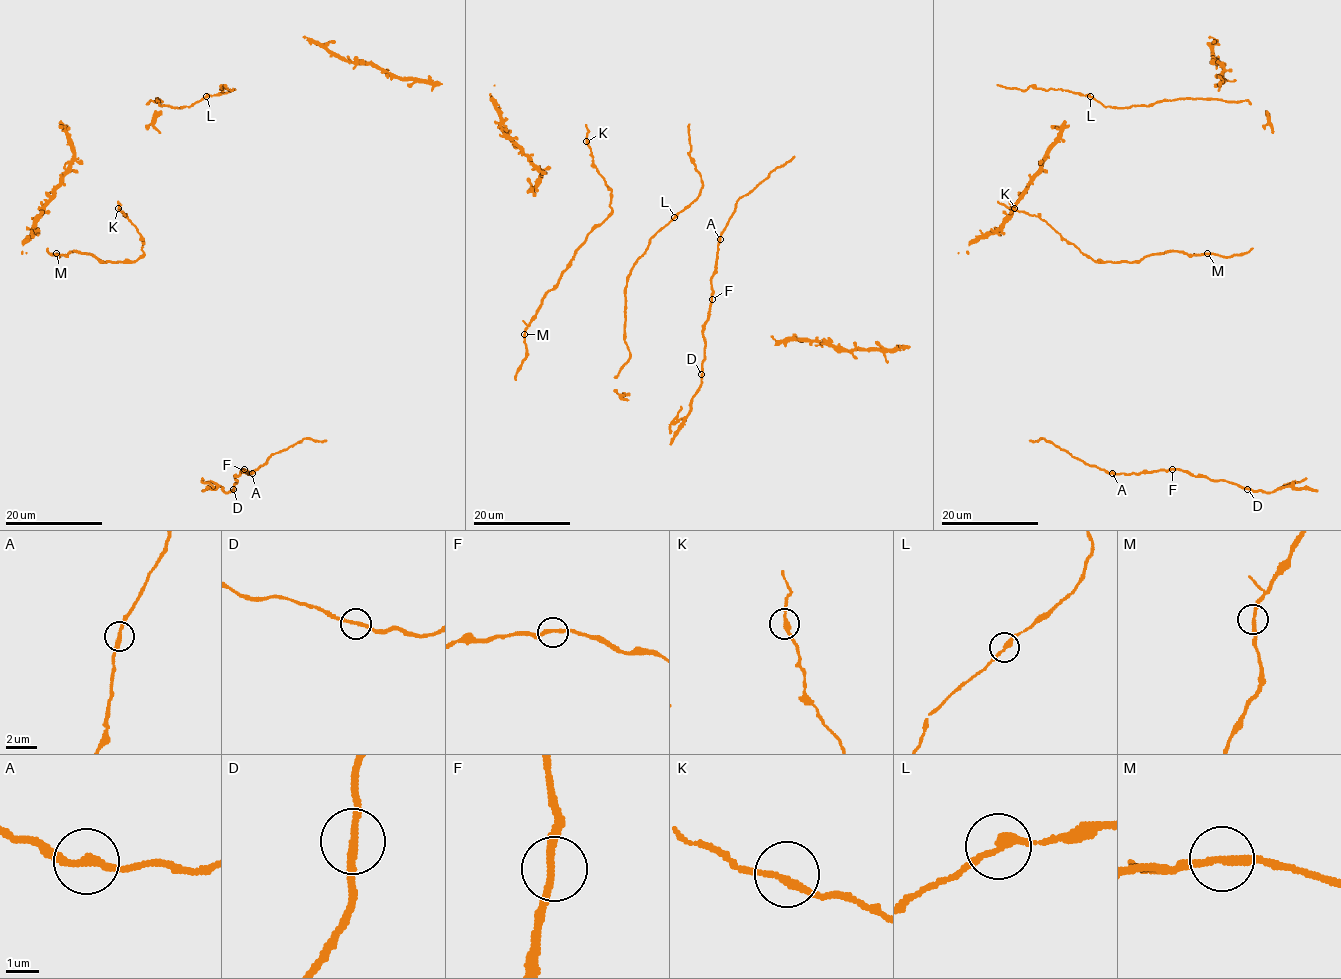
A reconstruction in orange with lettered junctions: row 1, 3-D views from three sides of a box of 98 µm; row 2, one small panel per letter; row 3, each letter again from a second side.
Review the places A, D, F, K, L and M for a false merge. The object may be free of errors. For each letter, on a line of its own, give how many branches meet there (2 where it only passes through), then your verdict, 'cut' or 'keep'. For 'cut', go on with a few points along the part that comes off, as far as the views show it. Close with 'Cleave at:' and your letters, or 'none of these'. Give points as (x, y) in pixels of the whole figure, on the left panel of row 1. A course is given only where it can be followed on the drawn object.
A: 2 branches meet; keep
D: 2 branches meet; keep
F: 2 branches meet; keep
K: 2 branches meet; keep
L: 2 branches meet; keep
M: 2 branches meet; keep
Cleave at: none of these

